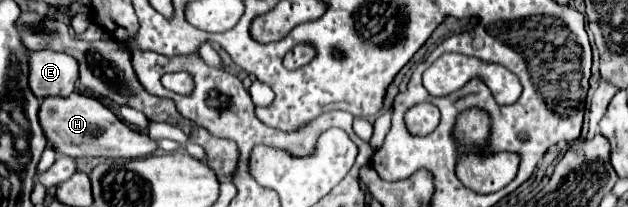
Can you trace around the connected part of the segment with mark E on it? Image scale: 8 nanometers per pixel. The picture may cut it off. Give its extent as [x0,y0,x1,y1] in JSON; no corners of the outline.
[30,50,78,96]

